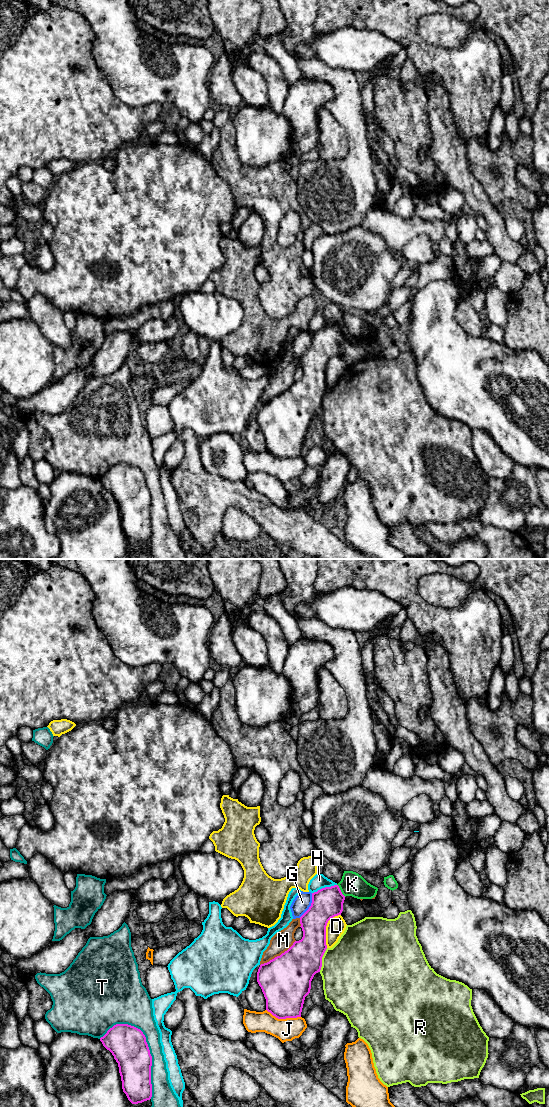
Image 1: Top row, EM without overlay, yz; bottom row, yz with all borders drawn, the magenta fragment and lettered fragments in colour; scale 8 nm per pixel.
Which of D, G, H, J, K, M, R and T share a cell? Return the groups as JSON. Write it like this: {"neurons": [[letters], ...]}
{"neurons": [["D"], ["G"], ["H"], ["J"], ["K"], ["M"], ["R"], ["T"]]}

